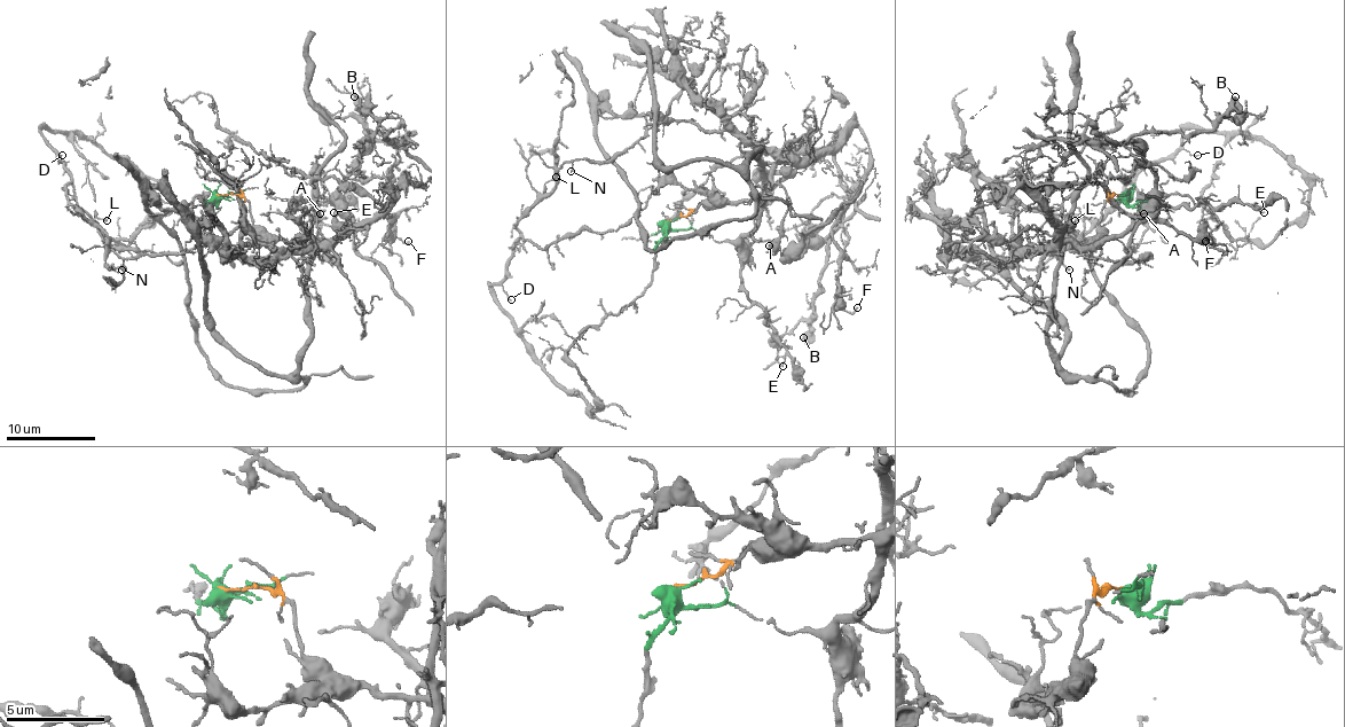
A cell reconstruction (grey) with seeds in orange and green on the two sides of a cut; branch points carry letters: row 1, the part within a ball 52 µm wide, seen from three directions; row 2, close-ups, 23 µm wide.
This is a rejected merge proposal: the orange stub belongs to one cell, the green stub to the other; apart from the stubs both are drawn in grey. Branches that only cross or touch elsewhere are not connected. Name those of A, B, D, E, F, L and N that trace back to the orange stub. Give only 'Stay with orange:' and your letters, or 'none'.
Stay with orange: A, B, E, F

